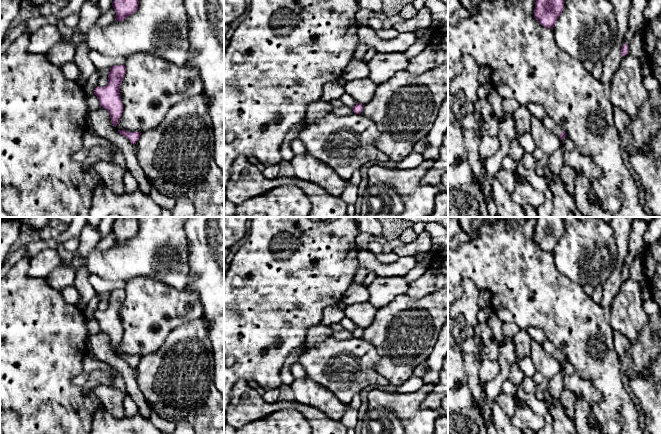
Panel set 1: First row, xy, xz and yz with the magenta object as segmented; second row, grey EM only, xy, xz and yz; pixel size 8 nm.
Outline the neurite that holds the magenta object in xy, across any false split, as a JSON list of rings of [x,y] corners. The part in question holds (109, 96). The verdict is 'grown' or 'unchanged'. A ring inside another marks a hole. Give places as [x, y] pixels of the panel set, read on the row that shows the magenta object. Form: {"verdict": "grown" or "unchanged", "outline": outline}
{"verdict": "unchanged", "outline": [[[115,65],[110,68],[108,84],[104,87],[97,86],[94,89],[94,95],[99,99],[100,106],[109,112],[114,127],[117,126],[123,112],[120,86],[125,74],[126,68],[124,65]]]}

